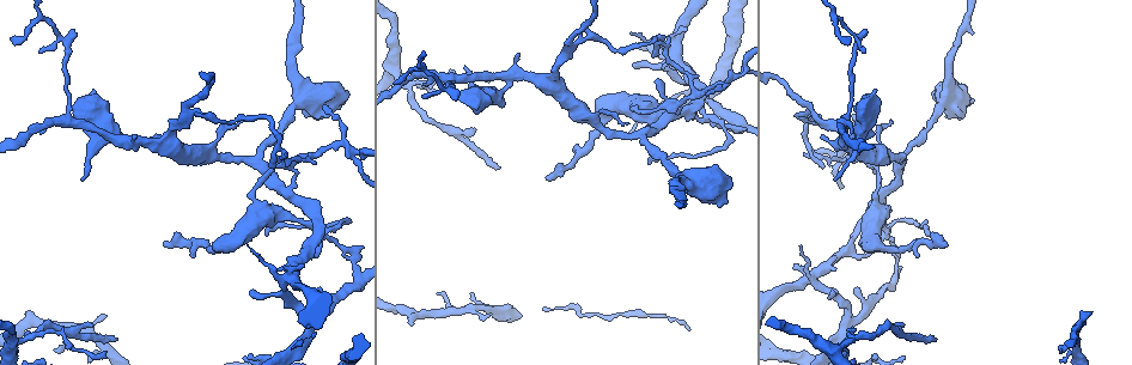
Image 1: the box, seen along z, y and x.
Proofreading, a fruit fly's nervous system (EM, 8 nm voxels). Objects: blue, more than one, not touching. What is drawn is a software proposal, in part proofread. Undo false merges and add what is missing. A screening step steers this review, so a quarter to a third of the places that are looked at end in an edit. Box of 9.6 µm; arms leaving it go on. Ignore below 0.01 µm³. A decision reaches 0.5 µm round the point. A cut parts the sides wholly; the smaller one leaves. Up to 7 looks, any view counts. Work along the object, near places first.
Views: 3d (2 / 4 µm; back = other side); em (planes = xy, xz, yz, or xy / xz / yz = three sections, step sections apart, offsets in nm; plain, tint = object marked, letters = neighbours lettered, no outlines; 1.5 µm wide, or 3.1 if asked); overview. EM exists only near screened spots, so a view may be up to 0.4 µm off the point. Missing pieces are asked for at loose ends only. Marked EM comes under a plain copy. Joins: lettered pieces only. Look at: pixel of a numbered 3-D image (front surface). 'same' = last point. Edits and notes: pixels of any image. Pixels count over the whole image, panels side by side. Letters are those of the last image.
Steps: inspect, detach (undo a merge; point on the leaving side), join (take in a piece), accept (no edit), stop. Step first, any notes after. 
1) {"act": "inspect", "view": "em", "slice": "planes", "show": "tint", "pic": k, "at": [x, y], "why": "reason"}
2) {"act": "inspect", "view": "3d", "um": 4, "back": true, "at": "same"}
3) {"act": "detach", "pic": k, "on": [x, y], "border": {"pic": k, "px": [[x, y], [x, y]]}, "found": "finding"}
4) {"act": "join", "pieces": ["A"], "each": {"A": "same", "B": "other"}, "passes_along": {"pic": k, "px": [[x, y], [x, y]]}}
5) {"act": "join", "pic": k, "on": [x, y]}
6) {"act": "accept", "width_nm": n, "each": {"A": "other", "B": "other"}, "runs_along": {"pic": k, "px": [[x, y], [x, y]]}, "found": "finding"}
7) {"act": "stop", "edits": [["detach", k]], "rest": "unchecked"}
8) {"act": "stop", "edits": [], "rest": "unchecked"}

{"act": "inspect", "view": "em", "slice": "planes", "show": "letters", "pic": 1, "at": [498, 169], "why": "thin end"}

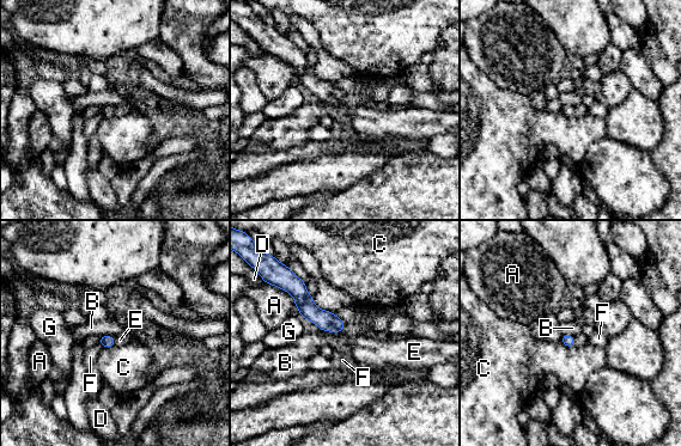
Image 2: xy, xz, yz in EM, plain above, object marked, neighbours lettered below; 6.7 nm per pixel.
{"act": "join", "pieces": ["E"], "each": {"A": "other", "B": "other", "C": "other", "D": "other", "E": "same", "F": "other", "G": "other"}, "passes_along": {"pic": 2, "px": [[105, 341], [114, 341], [120, 340]]}, "found": "the cell continues"}

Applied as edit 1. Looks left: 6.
{"act": "inspect", "view": "em", "slice": "planes", "show": "tint", "pic": 1, "at": [267, 236], "why": "end of a long branch"}

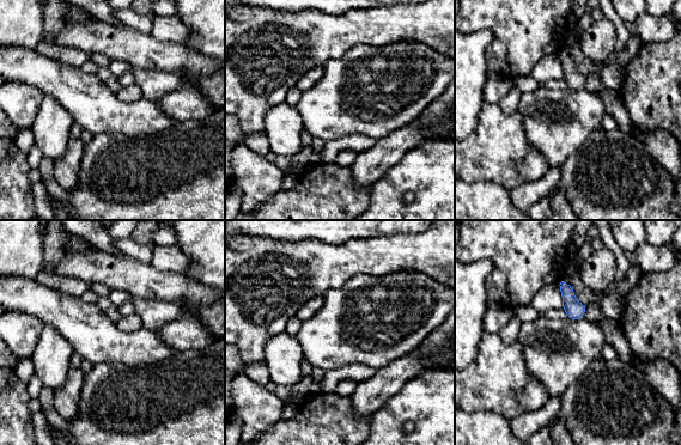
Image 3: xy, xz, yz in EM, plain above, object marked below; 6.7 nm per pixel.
{"act": "inspect", "view": "em", "slice": "planes", "show": "letters", "at": "same", "why": "what lies round it"}

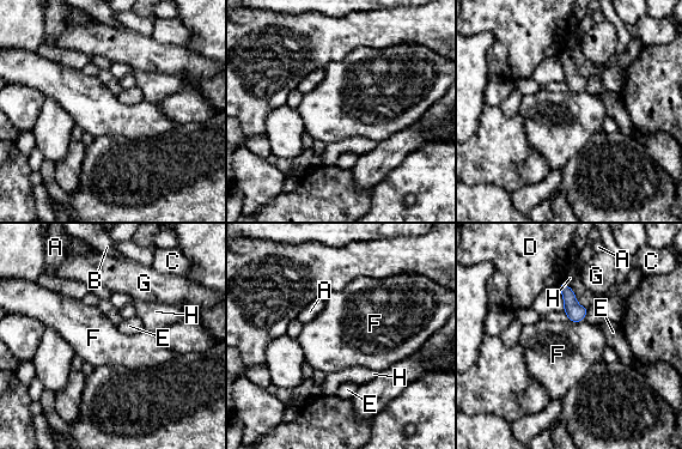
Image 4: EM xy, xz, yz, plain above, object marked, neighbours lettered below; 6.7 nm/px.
{"act": "accept", "each": {"A": "other", "B": "other", "C": "other", "D": "other", "E": "other", "F": "other", "G": "other", "H": "other"}, "border": {"pic": 4, "px": [[568, 319], [576, 322], [583, 321]]}, "found": "none of them fits"}

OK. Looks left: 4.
{"act": "inspect", "view": "em", "slice": "xz", "step": 4, "show": "letters", "pic": 1, "at": [478, 109], "why": "stops while still wide"}

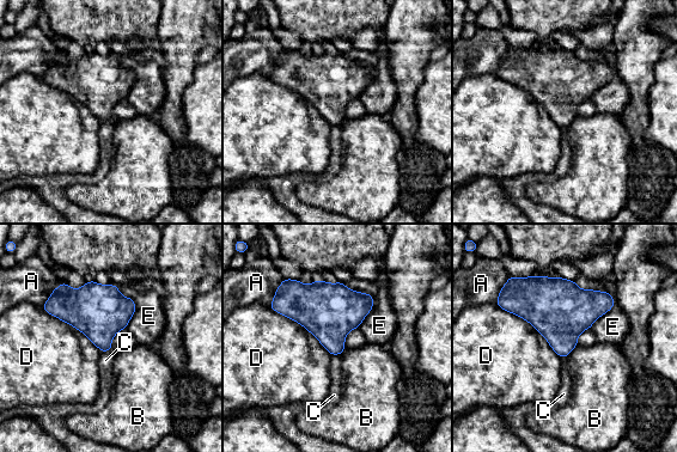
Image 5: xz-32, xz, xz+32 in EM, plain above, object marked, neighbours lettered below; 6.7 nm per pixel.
{"act": "accept", "each": {"A": "other", "B": "other", "C": "other", "D": "other", "E": "other"}, "border": {"pic": 5, "px": [[117, 287], [135, 305], [127, 328]]}, "found": "none of them fits"}

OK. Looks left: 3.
{"act": "stop", "edits": [["join", 2]], "rest": "unchecked"}

